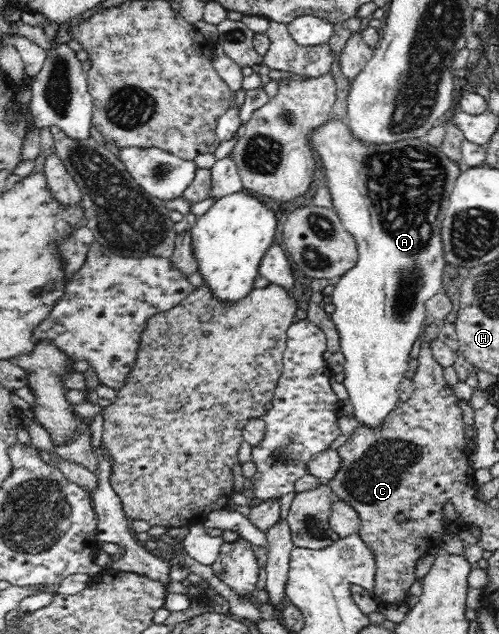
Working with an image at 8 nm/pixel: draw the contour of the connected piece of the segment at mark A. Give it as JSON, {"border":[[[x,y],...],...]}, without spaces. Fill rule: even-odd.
{"border":[[[330,119],[326,123],[311,133],[310,147],[322,158],[332,208],[355,238],[358,251],[354,268],[334,281],[331,296],[335,311],[331,319],[340,335],[340,352],[345,356],[343,384],[353,404],[353,414],[362,425],[378,428],[400,404],[399,384],[405,379],[414,342],[428,320],[426,301],[443,288],[446,262],[440,228],[448,198],[464,166],[446,156],[440,145],[430,144],[424,137],[390,144],[362,144],[352,135],[345,120]]]}

